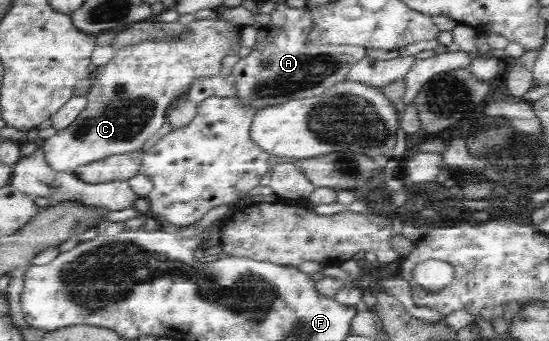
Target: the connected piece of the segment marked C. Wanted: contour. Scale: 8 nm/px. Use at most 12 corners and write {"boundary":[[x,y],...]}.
{"boundary":[[194,21],[94,70],[87,104],[44,140],[73,172],[136,153],[192,79],[216,75],[241,29]]}

